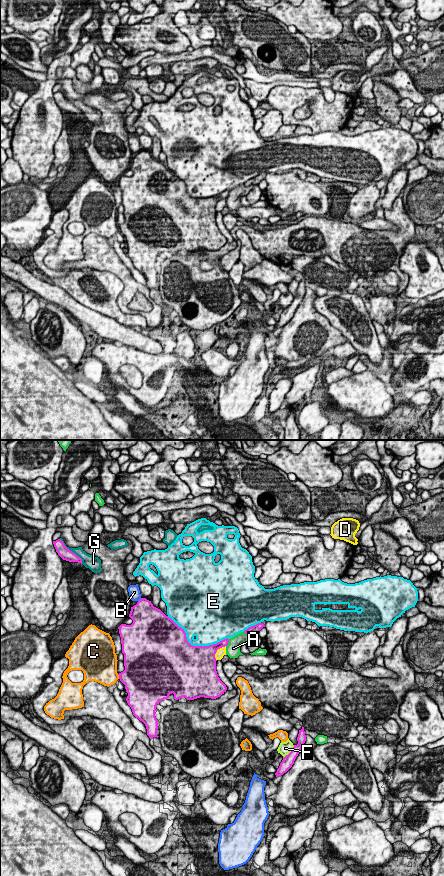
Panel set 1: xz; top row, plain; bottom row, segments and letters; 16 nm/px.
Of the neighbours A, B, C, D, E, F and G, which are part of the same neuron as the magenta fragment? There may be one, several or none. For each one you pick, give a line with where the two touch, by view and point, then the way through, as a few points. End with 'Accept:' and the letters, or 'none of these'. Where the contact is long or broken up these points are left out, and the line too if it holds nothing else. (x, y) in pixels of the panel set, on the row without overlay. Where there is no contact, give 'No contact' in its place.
F: Touches magenta at xz (290, 304)
Accept: F

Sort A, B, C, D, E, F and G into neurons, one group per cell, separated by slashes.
A / B / C / D / E / F / G

